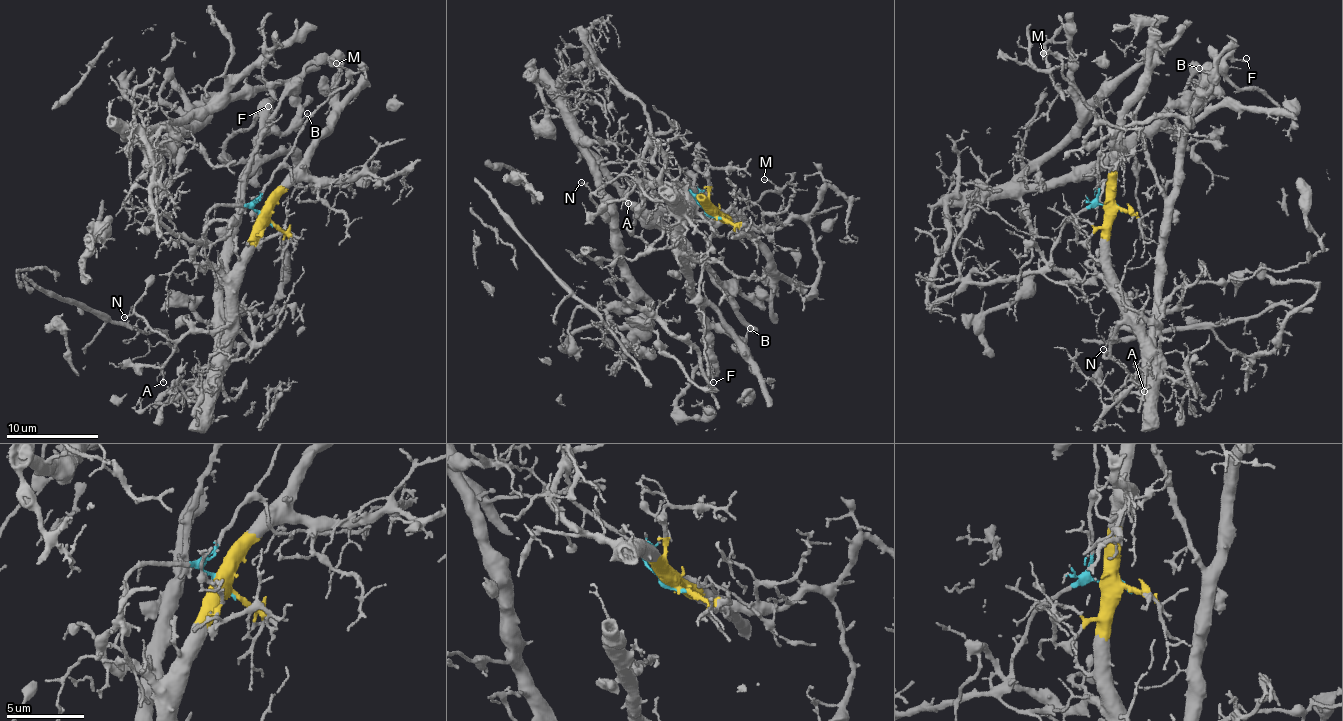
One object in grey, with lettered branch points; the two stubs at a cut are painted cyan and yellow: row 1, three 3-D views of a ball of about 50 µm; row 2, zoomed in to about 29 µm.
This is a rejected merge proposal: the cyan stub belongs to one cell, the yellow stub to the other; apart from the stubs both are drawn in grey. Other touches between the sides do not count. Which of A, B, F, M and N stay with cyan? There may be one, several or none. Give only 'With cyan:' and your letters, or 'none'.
With cyan: M

